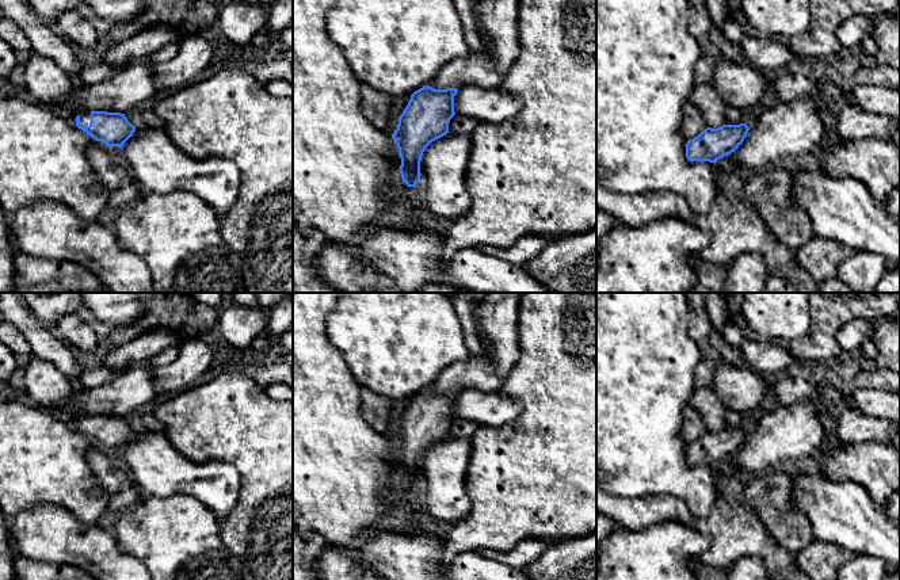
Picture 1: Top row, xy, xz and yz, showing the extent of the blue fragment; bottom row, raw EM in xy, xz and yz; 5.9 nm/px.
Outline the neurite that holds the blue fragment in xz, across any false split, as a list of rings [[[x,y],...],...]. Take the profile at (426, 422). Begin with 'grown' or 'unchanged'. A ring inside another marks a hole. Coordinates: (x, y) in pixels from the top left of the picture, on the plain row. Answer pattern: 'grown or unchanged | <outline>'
grown | [[[424,389],[411,398],[392,438],[401,462],[400,496],[408,499],[409,492],[417,488],[423,455],[432,444],[449,436],[449,426],[455,419],[457,396],[457,392],[435,393]]]

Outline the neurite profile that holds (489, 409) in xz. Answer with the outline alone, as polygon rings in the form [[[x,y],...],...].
[[[459,392],[454,400],[454,416],[474,421],[478,426],[503,427],[515,420],[522,412],[518,401],[502,398],[496,392]]]

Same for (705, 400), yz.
[[[709,385],[694,390],[690,404],[699,412],[708,431],[717,432],[725,428],[728,408]]]

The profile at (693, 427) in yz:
[[[691,404],[687,405],[683,411],[683,421],[680,428],[682,439],[689,444],[697,440],[706,431],[708,430],[703,426],[699,412]]]

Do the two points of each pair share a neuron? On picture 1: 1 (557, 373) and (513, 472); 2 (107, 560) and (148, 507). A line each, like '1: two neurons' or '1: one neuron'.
1: one neuron
2: two neurons

